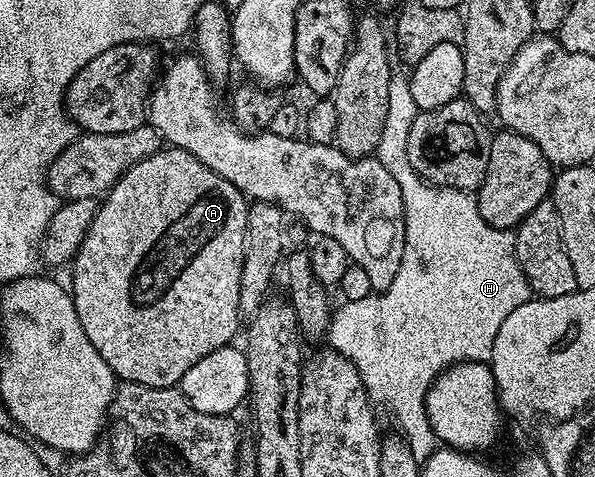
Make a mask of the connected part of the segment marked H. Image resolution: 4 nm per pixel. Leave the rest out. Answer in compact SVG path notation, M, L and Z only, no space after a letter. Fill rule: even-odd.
M393 70L390 74L390 92L387 95L387 115L386 124L382 129L381 141L375 150L375 159L382 162L382 166L386 166L386 170L390 170L390 174L394 174L394 182L398 182L398 190L402 190L402 206L404 207L404 249L402 250L402 262L398 266L398 274L394 274L394 282L390 282L390 286L383 289L379 294L373 294L366 298L358 298L357 300L344 300L341 308L338 307L333 311L332 318L326 333L327 339L332 339L331 347L342 353L349 362L356 367L356 370L364 388L368 391L368 399L373 405L385 408L392 415L392 420L396 423L399 435L408 443L410 450L414 454L414 458L418 461L425 461L438 447L438 441L430 422L426 418L426 406L424 399L430 390L430 386L436 381L444 369L452 364L461 364L469 360L470 362L488 362L492 358L492 347L494 346L494 338L498 338L498 330L502 327L502 322L506 322L508 315L514 310L518 310L518 306L522 306L530 298L530 289L526 278L522 274L522 270L518 266L518 258L516 257L516 238L509 229L495 228L486 222L486 218L482 218L482 214L476 205L476 197L472 192L463 192L457 188L437 188L435 184L430 184L422 179L414 170L414 166L410 166L410 154L408 153L408 143L410 142L410 126L414 122L418 111L414 102L414 94L410 94L410 82L405 73L400 70Z

